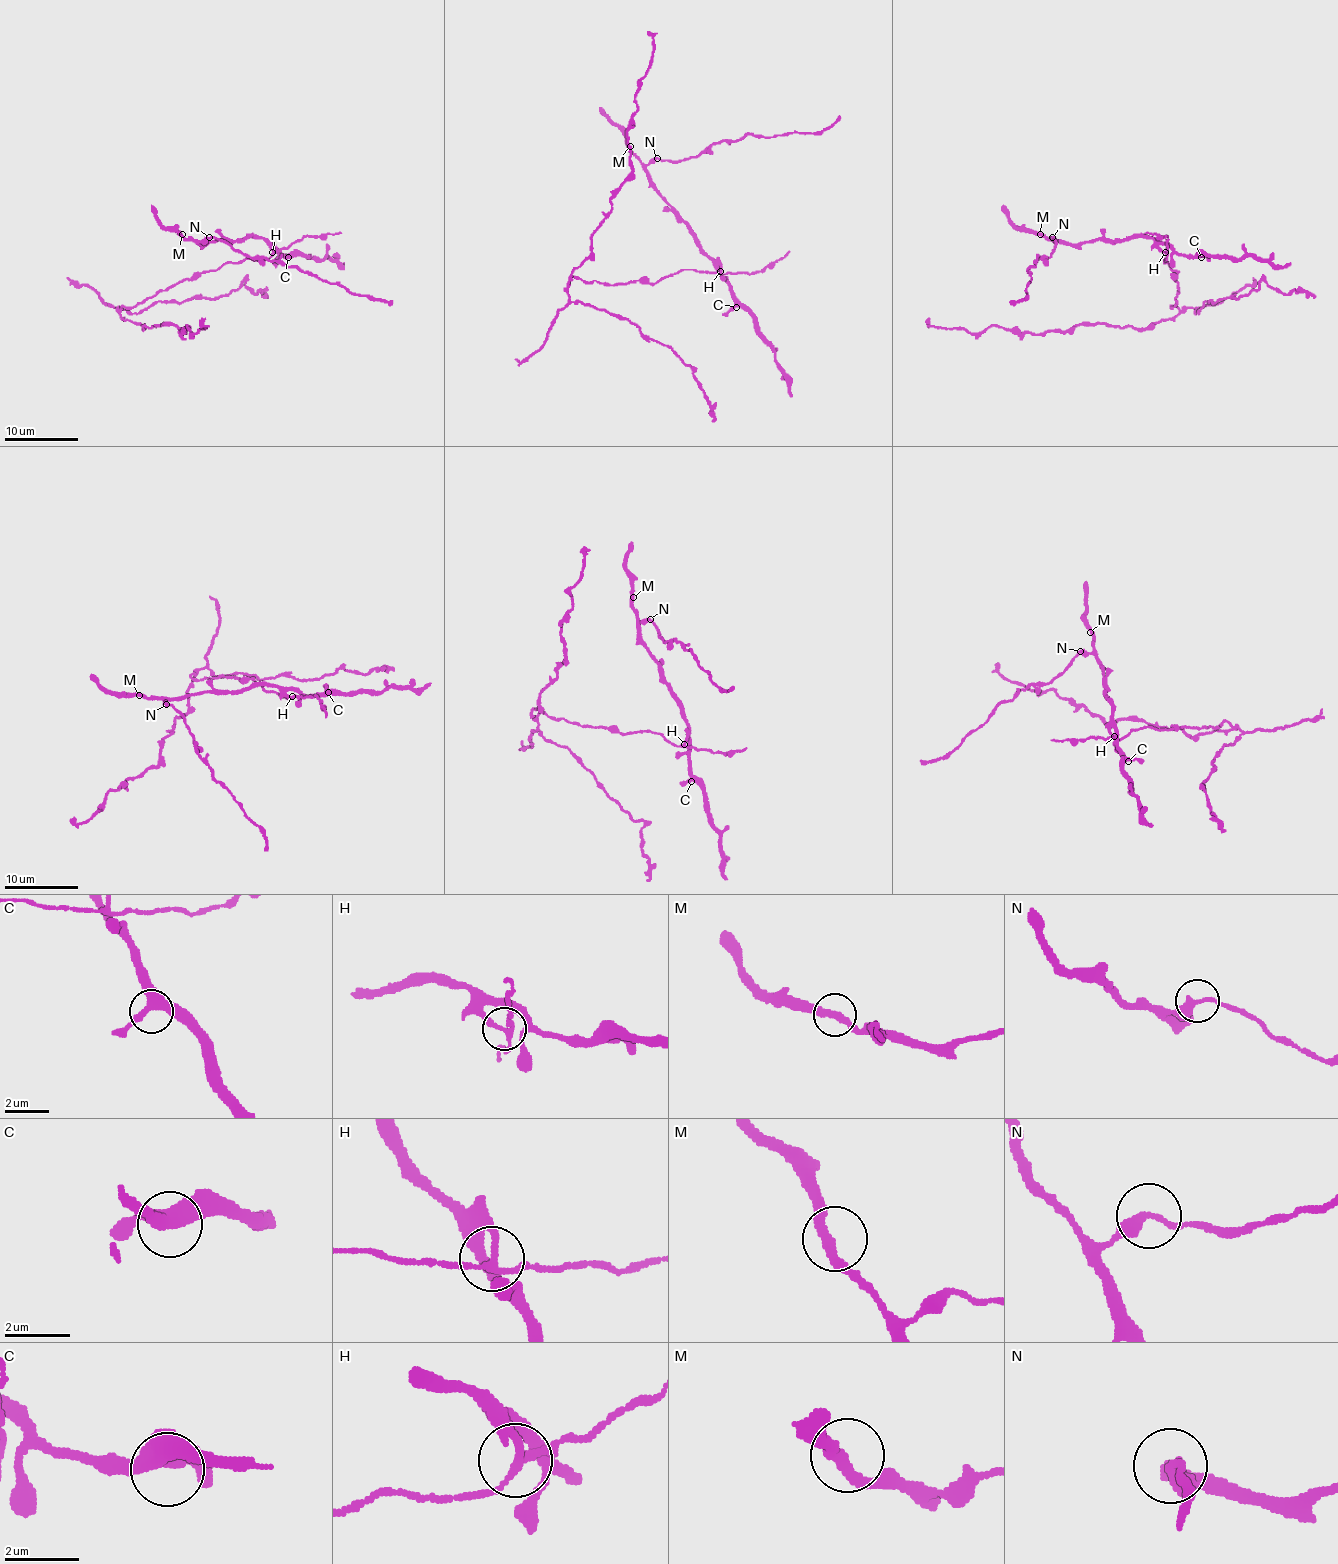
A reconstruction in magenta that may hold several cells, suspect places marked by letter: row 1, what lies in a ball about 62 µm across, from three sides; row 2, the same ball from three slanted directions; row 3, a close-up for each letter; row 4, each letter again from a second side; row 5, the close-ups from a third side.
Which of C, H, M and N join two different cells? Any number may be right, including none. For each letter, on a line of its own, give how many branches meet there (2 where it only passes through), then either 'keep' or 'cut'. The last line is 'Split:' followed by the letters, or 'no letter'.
C: 3 branches meet; keep
H: 3 branches meet; cut
M: 2 branches meet; keep
N: 2 branches meet; cut
Split: H, N

